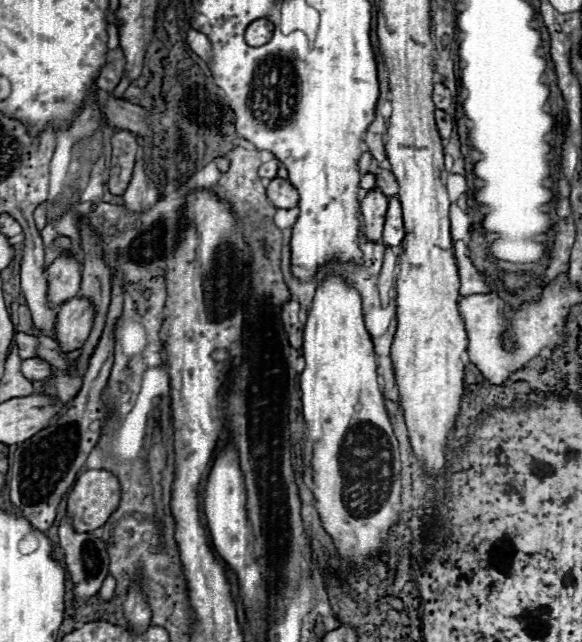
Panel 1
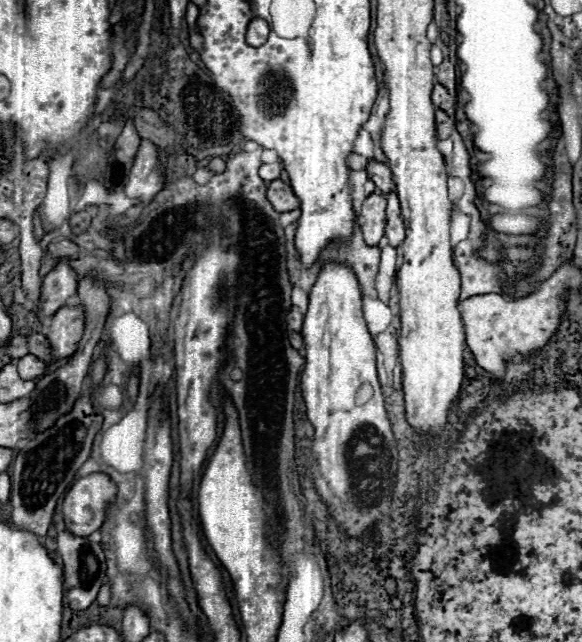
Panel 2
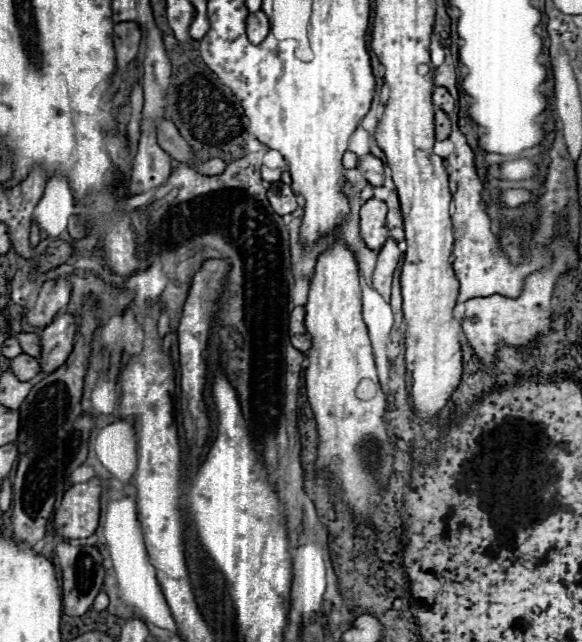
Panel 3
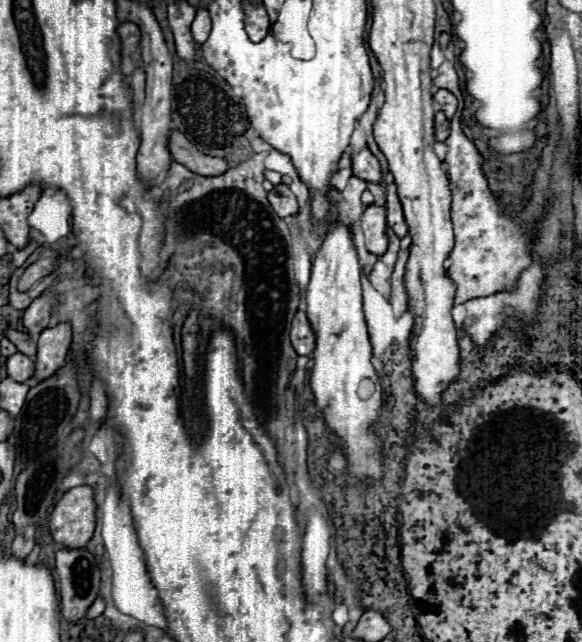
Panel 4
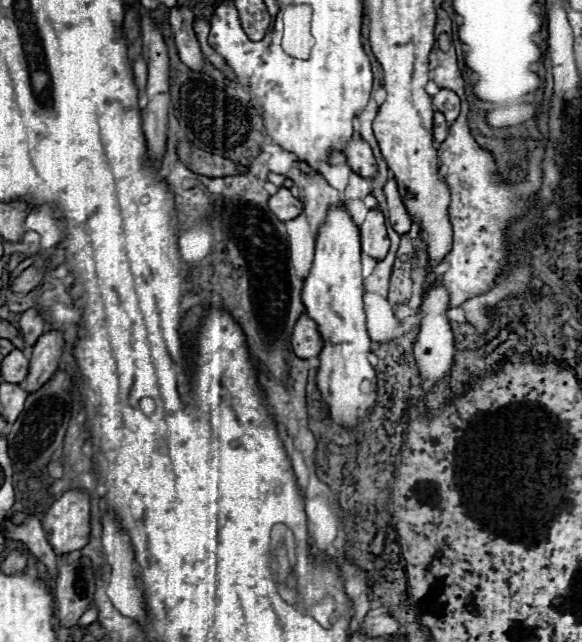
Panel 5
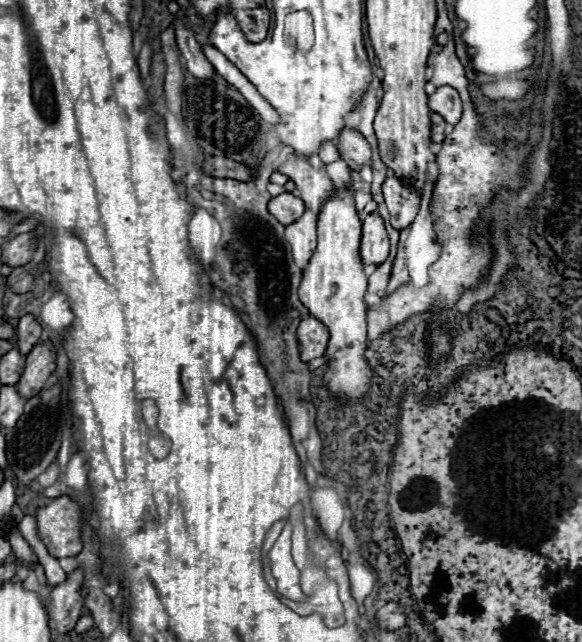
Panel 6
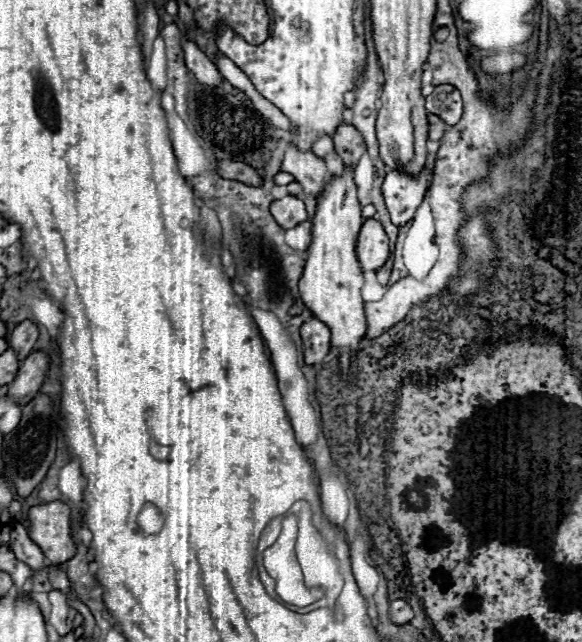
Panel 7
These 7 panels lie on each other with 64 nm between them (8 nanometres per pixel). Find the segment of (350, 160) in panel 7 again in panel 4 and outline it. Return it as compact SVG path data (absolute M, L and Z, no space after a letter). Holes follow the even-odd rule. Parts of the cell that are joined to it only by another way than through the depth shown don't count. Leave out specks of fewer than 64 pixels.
M362 148L358 152L352 154L352 170L358 178L366 180L366 182L380 182L382 174L380 174L380 164L378 160L372 156L372 152L368 148Z

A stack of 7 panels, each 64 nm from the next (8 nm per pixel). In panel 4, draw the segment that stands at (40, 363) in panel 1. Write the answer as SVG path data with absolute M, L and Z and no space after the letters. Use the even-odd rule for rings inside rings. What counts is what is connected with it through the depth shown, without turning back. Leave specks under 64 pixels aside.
M20 352L8 356L8 360L6 360L8 378L12 378L16 382L26 382L32 376L32 372L34 372L34 362L28 356L24 356Z

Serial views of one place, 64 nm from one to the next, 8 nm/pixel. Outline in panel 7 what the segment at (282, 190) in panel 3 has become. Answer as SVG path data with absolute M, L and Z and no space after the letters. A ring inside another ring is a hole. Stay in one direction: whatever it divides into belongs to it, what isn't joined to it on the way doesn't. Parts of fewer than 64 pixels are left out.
M286 196L282 200L274 200L272 206L270 206L270 212L284 230L294 228L308 218L304 202L296 196Z

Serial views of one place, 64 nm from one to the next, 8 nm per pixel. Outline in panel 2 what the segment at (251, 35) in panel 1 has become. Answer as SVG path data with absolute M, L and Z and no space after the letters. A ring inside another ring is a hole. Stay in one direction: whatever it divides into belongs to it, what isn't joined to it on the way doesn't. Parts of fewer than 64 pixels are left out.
M256 16L250 20L250 26L248 26L248 32L246 32L246 42L250 46L262 46L266 42L270 34L270 26L264 18Z

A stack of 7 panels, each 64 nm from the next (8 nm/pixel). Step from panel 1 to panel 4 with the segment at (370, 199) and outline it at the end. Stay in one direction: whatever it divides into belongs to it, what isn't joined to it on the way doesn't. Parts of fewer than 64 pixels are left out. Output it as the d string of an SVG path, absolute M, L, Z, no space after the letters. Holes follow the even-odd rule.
M368 206L362 216L362 230L366 236L366 250L370 254L382 256L388 248L386 236L386 208L384 206Z

